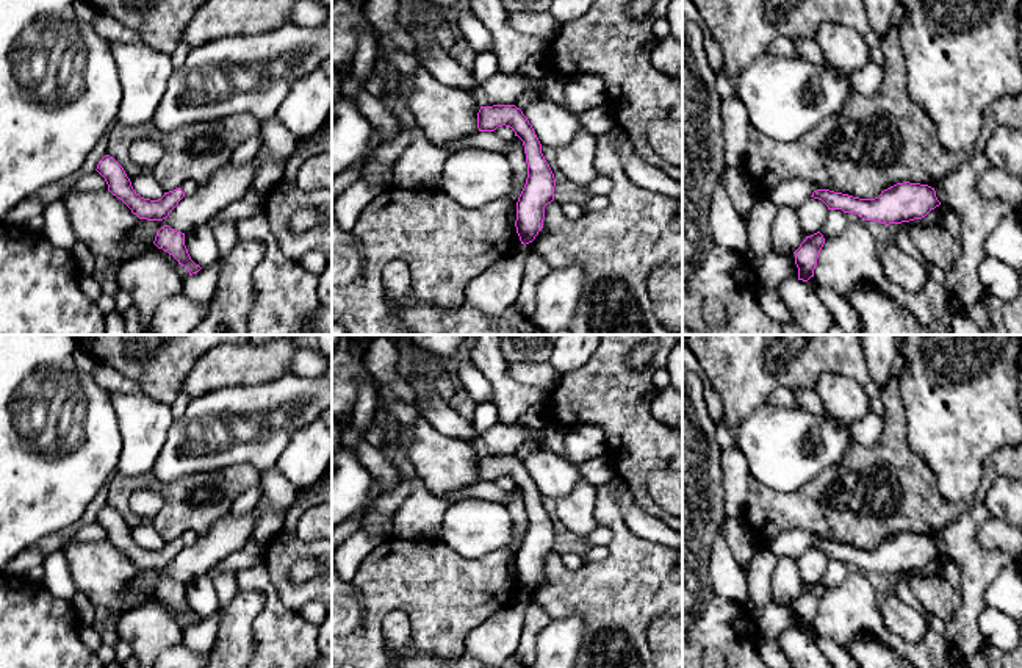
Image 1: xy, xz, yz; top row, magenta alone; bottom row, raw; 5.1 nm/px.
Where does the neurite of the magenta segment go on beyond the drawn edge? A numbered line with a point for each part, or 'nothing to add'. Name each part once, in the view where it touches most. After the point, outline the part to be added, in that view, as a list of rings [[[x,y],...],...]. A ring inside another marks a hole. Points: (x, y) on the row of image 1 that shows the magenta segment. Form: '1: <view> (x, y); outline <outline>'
nothing to add

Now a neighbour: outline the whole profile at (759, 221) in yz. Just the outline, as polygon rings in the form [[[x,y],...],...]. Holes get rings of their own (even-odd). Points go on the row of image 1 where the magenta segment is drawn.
[[[761,197],[751,208],[747,222],[748,247],[743,258],[754,269],[753,257],[762,257],[772,247],[772,224],[776,214],[776,205],[767,197]]]

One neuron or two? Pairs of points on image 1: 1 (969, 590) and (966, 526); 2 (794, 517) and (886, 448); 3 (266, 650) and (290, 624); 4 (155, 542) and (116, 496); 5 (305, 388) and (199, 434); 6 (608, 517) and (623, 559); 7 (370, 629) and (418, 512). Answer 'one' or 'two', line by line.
1: one
2: one
3: one
4: two
5: one
6: one
7: two

